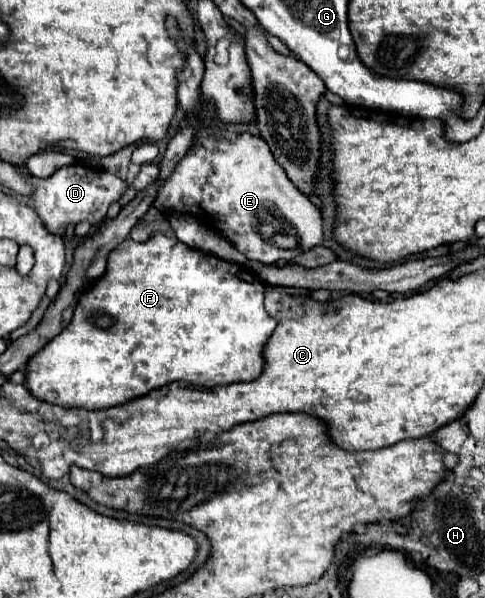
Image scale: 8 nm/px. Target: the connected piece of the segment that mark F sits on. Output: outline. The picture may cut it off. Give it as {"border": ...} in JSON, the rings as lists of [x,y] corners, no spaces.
{"border":[[[155,234],[147,242],[125,238],[109,254],[107,272],[81,294],[69,326],[31,358],[25,370],[27,388],[39,400],[65,408],[105,410],[177,380],[213,388],[259,378],[265,368],[265,342],[277,326],[263,306],[265,290],[265,284],[243,266],[189,248],[175,236]]]}

